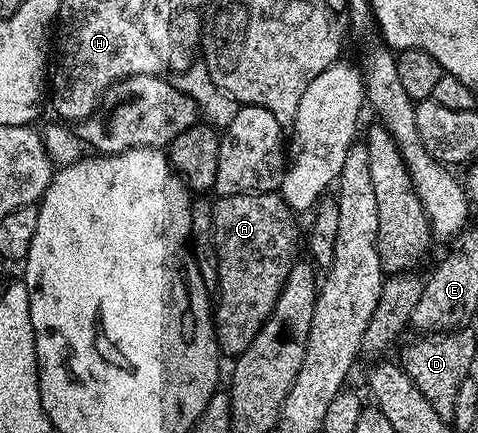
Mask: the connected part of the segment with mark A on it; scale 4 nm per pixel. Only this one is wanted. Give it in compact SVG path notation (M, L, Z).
M249 192L246 196L222 196L214 203L213 241L219 254L219 286L215 290L215 327L217 329L217 343L222 353L233 352L232 354L240 354L243 350L247 350L247 346L253 341L255 334L271 314L271 310L281 293L281 287L285 285L287 274L291 270L295 257L298 255L297 228L293 225L292 218L294 219L290 208L287 207L285 200L277 192Z

